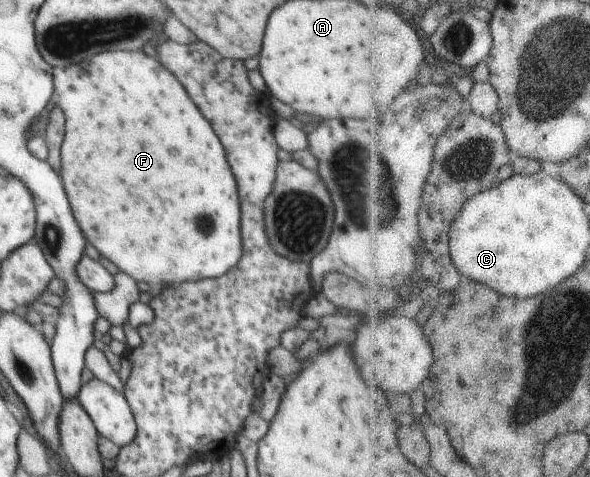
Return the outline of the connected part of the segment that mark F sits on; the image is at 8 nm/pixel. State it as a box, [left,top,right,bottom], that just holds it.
[53,50,243,289]

